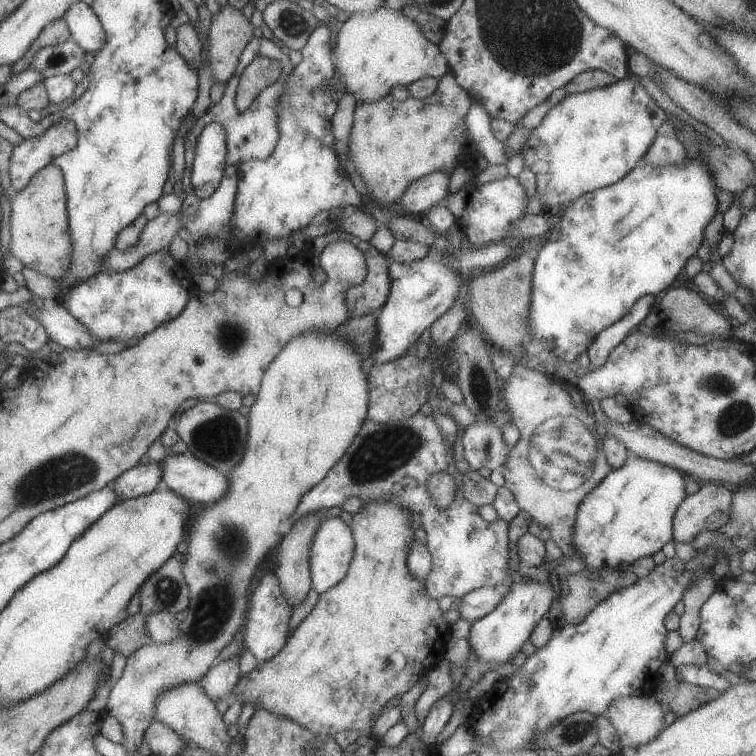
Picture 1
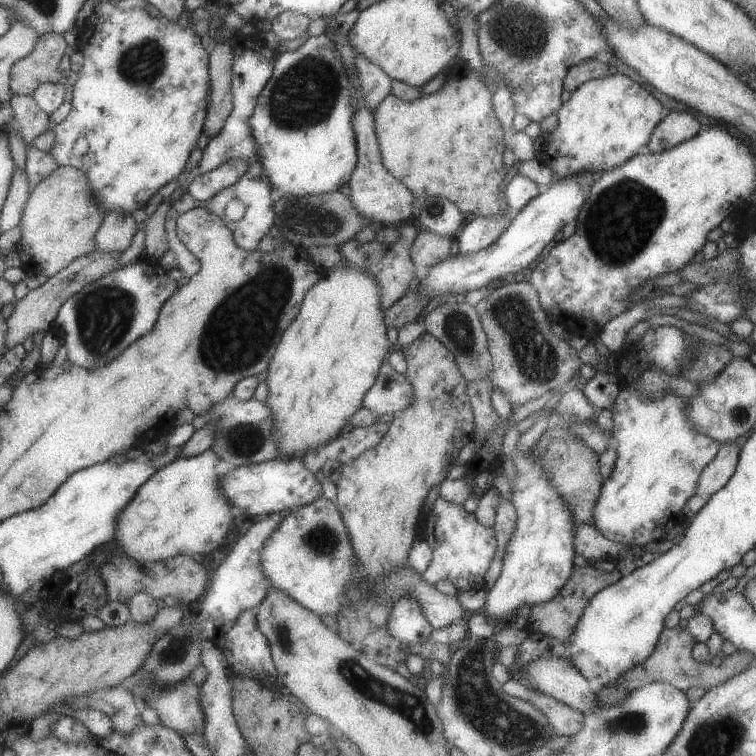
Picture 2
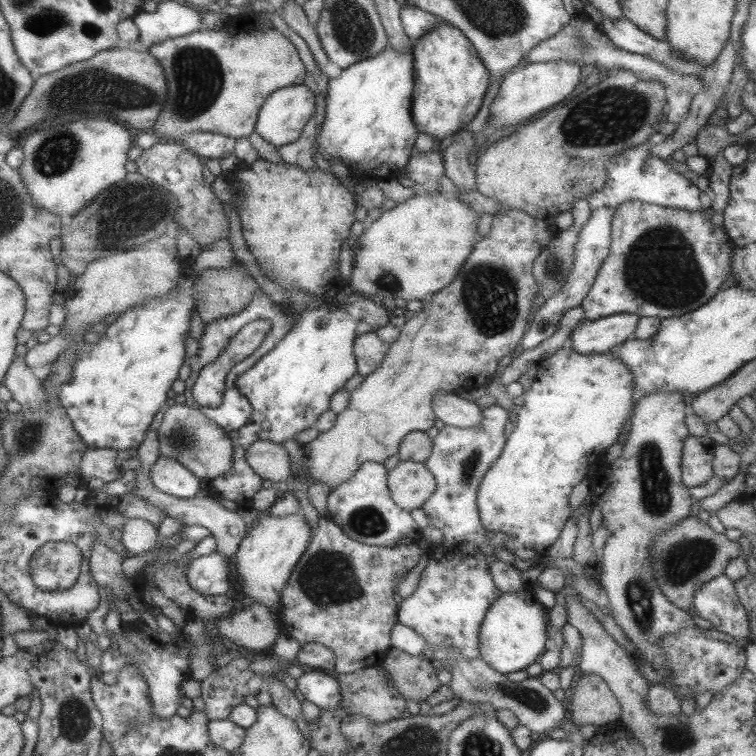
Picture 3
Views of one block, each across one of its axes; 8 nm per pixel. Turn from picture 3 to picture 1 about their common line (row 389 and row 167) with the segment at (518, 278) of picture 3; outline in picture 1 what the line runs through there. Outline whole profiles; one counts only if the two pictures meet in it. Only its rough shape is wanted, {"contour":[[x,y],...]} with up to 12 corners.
{"contour":[[450,70],[428,98],[357,102],[348,156],[392,212],[479,150]]}

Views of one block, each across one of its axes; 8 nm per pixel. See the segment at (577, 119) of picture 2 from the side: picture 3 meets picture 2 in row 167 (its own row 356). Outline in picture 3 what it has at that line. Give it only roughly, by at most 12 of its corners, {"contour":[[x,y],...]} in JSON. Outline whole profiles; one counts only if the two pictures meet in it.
{"contour":[[612,353],[538,364],[478,486],[486,533],[523,561],[621,441],[634,375]]}

